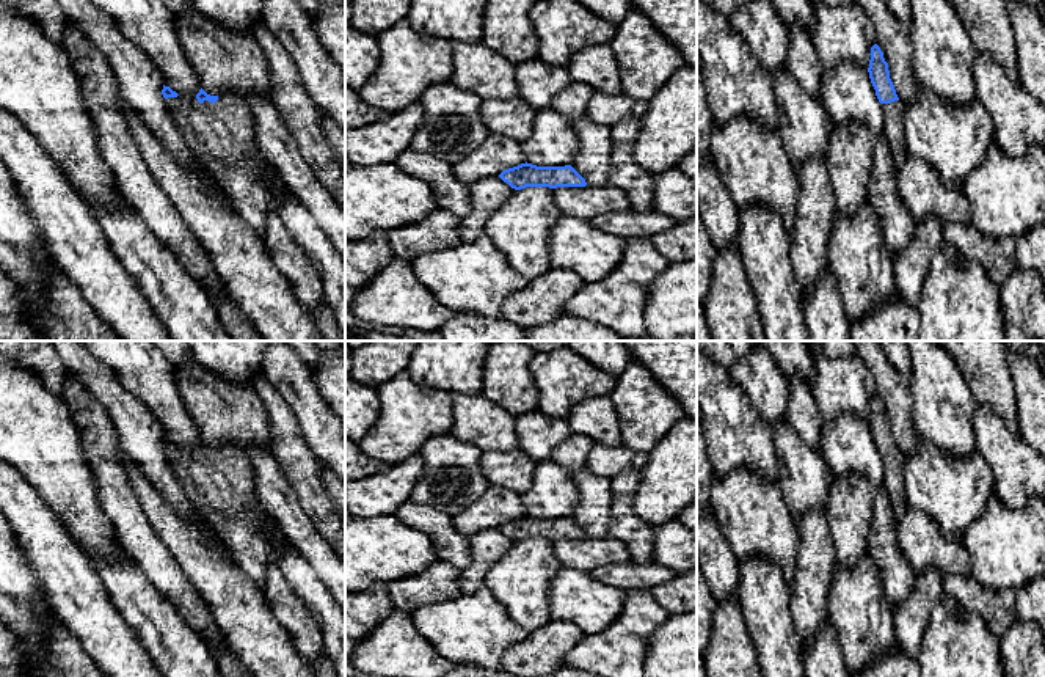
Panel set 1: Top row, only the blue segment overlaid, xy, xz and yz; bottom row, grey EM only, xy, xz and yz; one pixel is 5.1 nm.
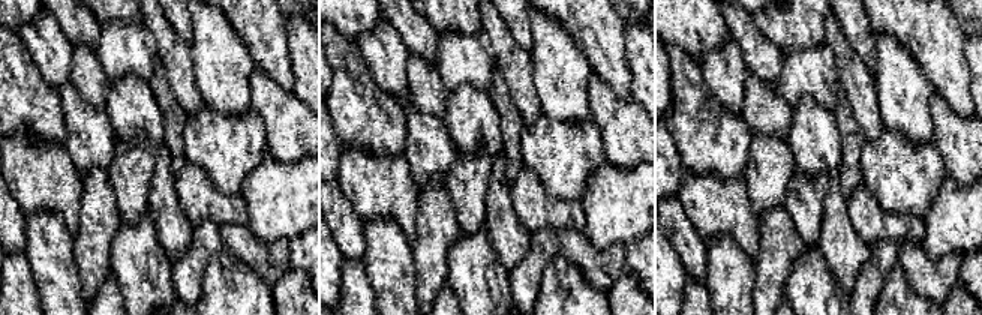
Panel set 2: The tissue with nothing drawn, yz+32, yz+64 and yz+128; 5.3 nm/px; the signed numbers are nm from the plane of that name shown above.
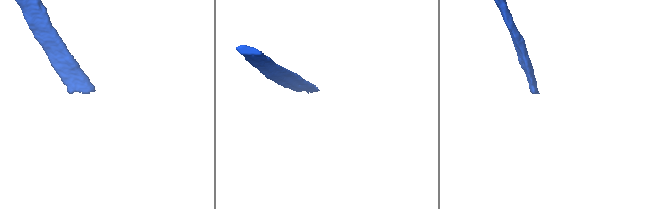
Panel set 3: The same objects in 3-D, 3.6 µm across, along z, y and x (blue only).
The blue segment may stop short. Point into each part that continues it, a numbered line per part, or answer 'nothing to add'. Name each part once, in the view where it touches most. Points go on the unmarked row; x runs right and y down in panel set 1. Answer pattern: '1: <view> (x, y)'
1: xy (222, 487)

